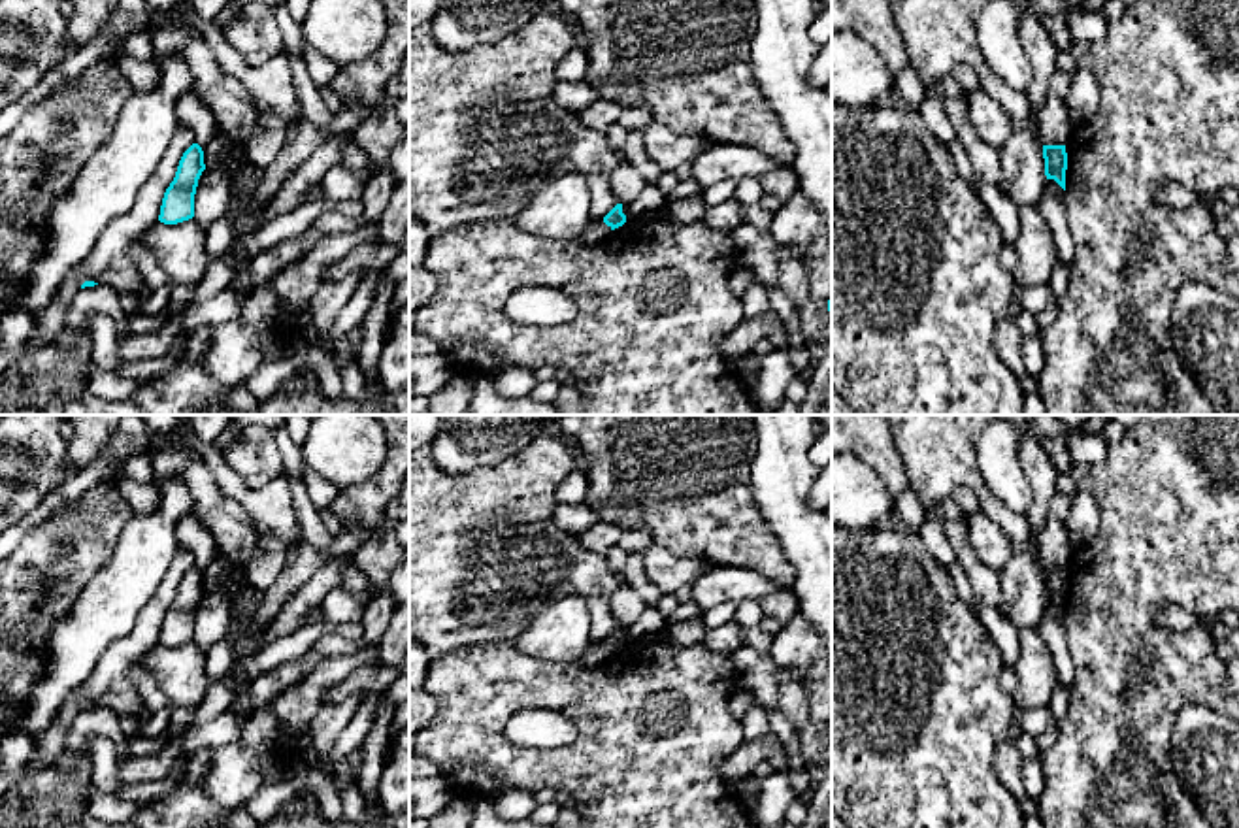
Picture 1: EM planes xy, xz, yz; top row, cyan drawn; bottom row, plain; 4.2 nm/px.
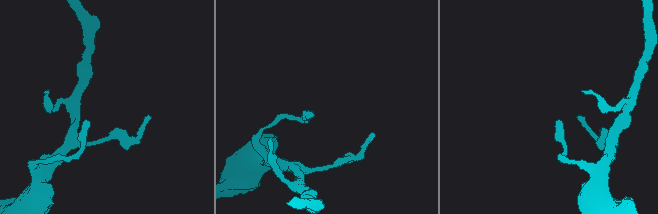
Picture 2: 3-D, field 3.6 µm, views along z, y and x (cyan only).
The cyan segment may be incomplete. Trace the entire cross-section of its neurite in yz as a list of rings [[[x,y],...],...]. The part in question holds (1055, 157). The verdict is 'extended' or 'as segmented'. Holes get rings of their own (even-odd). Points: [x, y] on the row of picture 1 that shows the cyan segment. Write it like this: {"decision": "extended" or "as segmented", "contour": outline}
{"decision": "as segmented", "contour": [[[1043,145],[1045,175],[1066,190],[1067,153],[1066,145]]]}

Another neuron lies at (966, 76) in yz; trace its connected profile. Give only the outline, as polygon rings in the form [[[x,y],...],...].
[[[958,64],[950,70],[950,75],[958,79],[958,83],[971,94],[973,91],[981,89],[977,72],[967,64]]]

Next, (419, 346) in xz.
[[[419,332],[409,334],[409,356],[434,356],[441,353],[438,341]]]

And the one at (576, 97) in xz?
[[[585,79],[583,81],[558,81],[554,100],[558,106],[579,113],[598,100],[598,92]]]

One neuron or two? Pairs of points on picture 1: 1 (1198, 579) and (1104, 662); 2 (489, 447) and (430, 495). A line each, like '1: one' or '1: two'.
1: one
2: two

